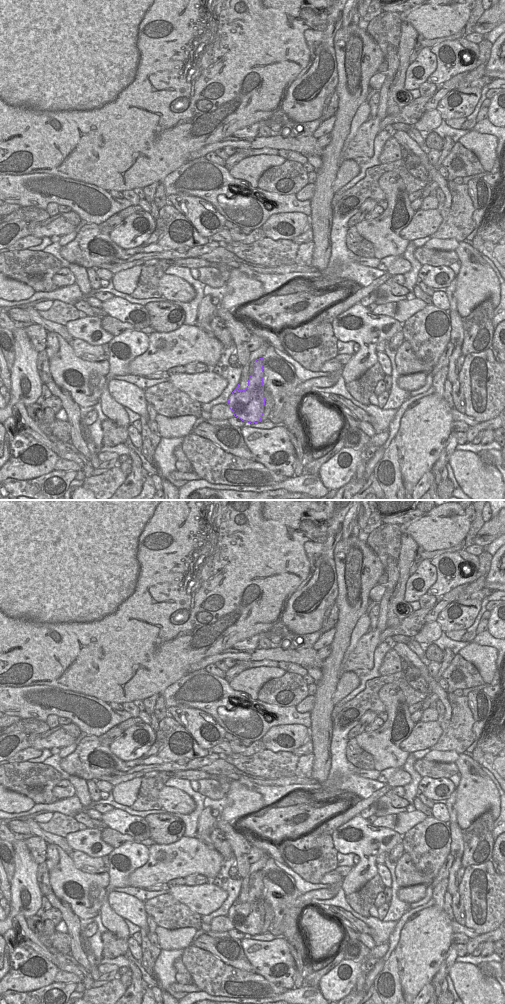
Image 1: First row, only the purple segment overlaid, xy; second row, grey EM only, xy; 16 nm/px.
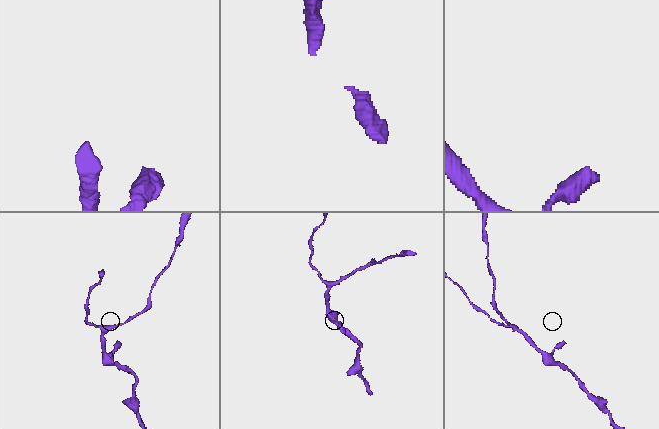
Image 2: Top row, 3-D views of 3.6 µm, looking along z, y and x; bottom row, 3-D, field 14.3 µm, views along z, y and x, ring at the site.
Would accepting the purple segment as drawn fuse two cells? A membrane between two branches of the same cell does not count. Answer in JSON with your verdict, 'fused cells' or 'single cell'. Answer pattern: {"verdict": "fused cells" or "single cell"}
{"verdict": "single cell"}

